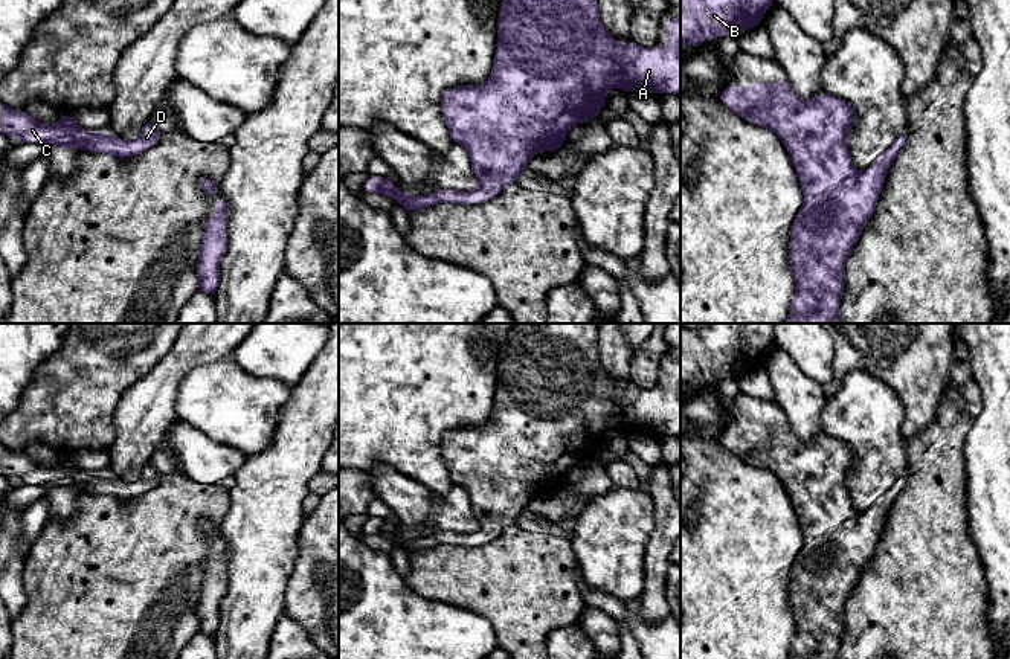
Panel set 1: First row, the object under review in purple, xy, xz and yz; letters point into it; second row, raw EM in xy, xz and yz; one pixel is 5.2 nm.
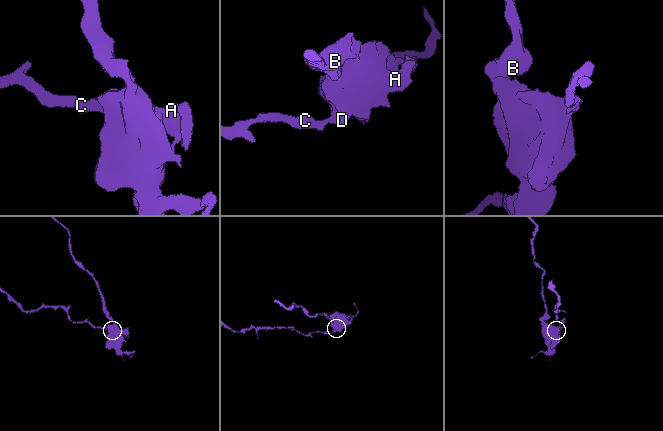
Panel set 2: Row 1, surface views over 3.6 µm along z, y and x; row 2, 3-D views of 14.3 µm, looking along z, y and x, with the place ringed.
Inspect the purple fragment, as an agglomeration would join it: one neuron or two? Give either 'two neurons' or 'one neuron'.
one neuron

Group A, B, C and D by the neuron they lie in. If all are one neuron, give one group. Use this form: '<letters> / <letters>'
A B C D

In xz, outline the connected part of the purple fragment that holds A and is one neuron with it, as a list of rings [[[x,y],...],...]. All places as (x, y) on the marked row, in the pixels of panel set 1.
[[[503,0],[490,78],[484,84],[452,87],[441,98],[450,139],[468,151],[478,188],[409,195],[389,178],[371,175],[363,189],[389,194],[409,214],[436,203],[484,203],[517,183],[536,154],[560,151],[566,133],[578,122],[597,119],[610,87],[655,96],[680,93],[680,9],[677,20],[667,21],[665,47],[641,47],[615,41],[601,26],[598,0]]]

